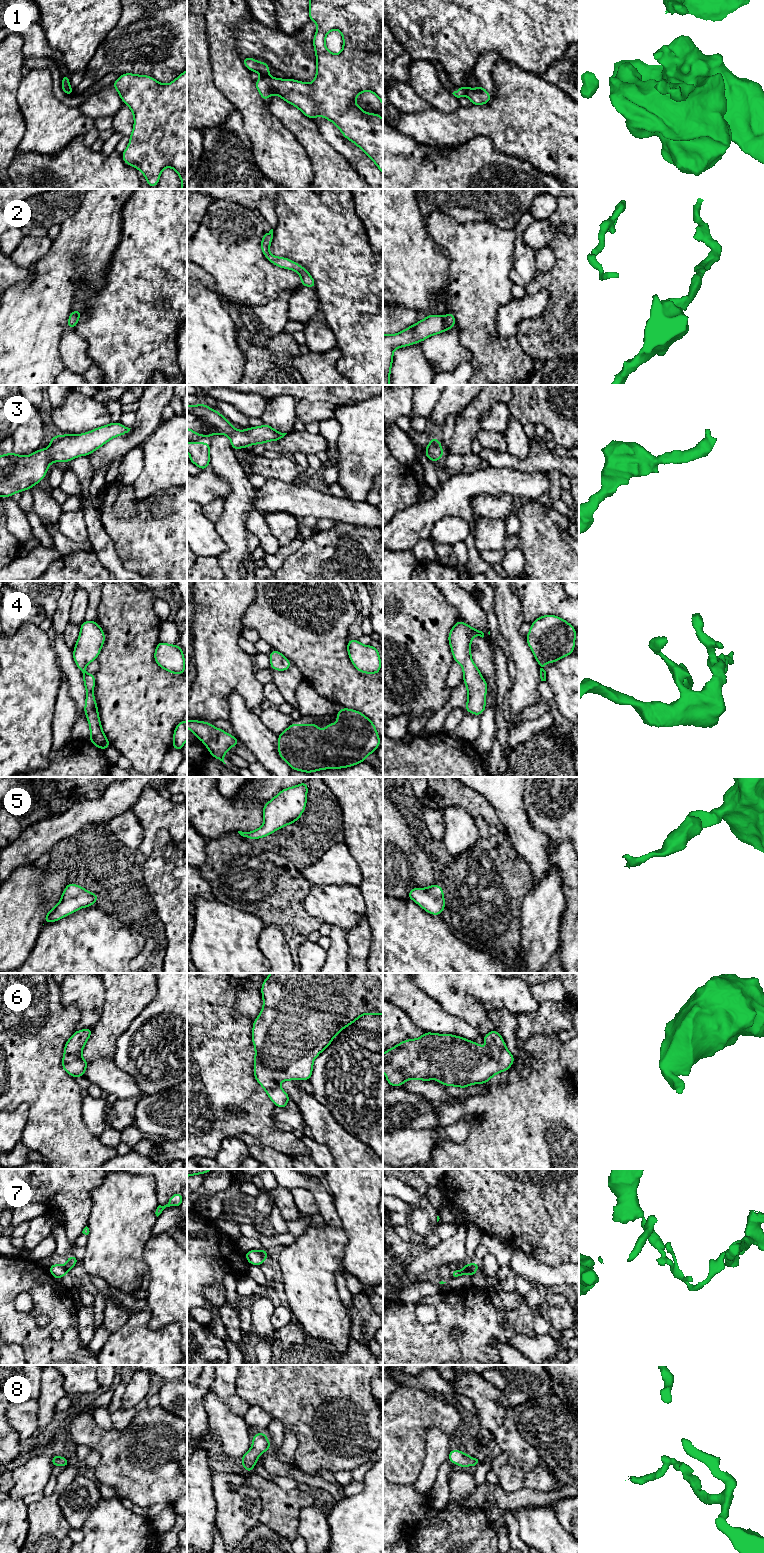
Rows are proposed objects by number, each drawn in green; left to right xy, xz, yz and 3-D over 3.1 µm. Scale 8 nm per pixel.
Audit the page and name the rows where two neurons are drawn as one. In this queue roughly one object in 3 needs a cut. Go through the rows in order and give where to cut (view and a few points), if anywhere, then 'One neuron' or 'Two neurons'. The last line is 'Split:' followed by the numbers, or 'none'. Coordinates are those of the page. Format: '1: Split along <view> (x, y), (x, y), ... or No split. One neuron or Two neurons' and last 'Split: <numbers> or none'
1: Split along yz (468, 88), (465, 94). Two neurons
2: No split. One neuron
3: No split. One neuron
4: No split. One neuron
5: No split. One neuron
6: No split. One neuron
7: Split along xy (64, 1266), (68, 1270). Two neurons
8: No split. One neuron
Split: 1, 7

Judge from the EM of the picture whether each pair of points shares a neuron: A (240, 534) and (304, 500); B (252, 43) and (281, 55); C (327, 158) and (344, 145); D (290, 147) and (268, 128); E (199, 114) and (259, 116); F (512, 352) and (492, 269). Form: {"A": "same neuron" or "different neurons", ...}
{"A": "different neurons", "B": "same neuron", "C": "different neurons", "D": "same neuron", "E": "different neurons", "F": "same neuron"}

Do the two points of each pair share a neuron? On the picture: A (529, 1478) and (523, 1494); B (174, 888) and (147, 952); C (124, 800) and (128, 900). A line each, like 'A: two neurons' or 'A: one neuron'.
A: two neurons
B: two neurons
C: two neurons

